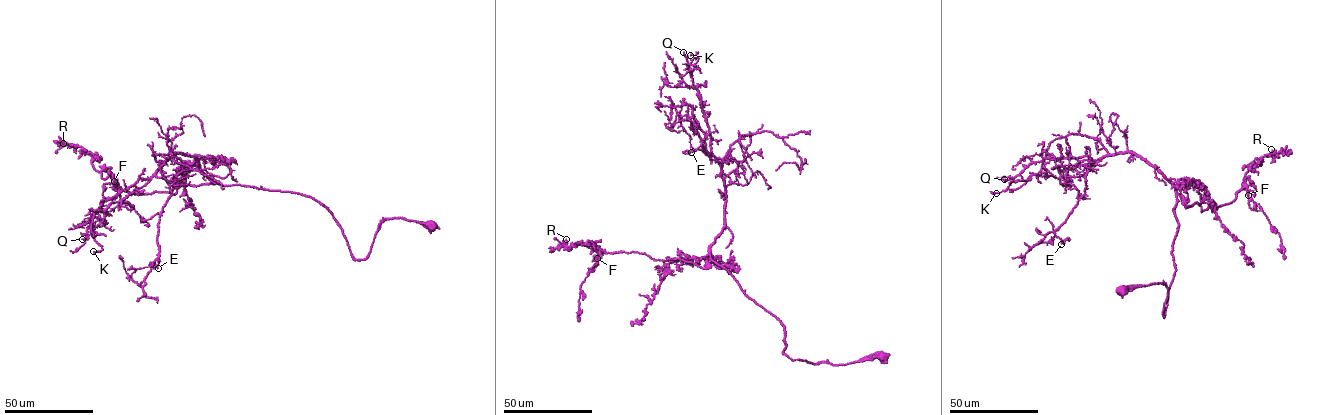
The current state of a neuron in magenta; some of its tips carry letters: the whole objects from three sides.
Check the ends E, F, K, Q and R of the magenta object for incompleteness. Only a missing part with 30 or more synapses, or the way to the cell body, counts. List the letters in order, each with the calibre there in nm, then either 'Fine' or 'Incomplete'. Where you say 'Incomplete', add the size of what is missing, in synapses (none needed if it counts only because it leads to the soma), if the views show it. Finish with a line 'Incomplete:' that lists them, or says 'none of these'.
E: Thickness 90 nm. Fine
F: Thickness 220 nm. Fine
K: Thickness 130 nm. Fine
Q: Thickness 180 nm. Fine
R: Thickness 240 nm. Fine
Incomplete: none of these

